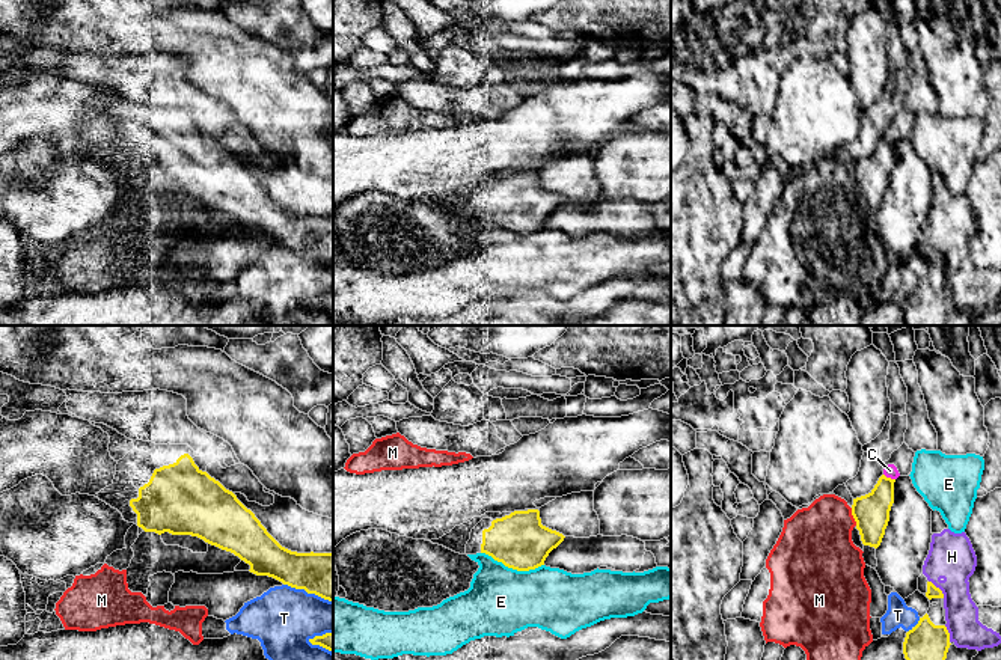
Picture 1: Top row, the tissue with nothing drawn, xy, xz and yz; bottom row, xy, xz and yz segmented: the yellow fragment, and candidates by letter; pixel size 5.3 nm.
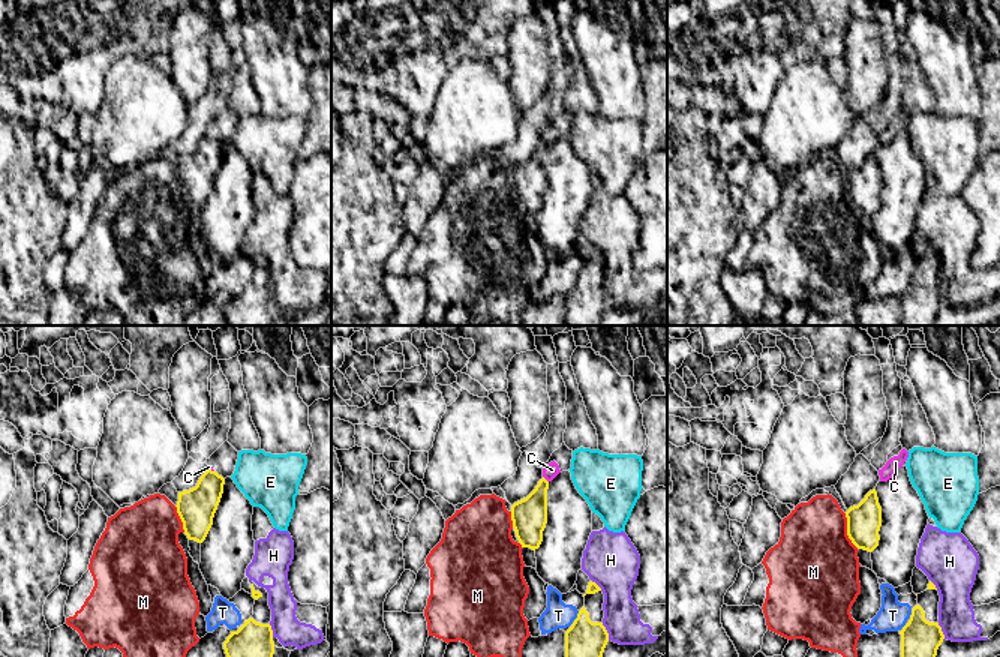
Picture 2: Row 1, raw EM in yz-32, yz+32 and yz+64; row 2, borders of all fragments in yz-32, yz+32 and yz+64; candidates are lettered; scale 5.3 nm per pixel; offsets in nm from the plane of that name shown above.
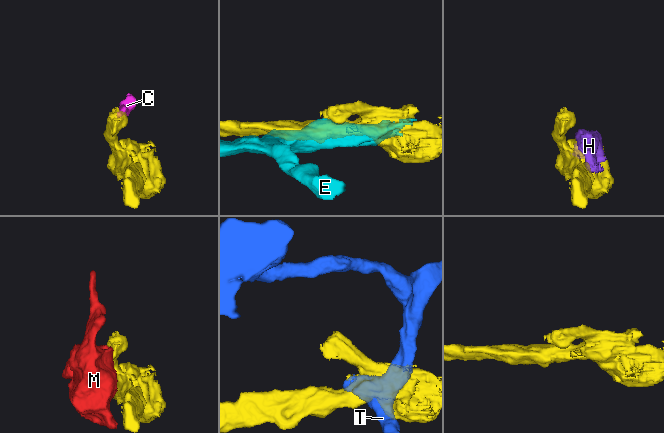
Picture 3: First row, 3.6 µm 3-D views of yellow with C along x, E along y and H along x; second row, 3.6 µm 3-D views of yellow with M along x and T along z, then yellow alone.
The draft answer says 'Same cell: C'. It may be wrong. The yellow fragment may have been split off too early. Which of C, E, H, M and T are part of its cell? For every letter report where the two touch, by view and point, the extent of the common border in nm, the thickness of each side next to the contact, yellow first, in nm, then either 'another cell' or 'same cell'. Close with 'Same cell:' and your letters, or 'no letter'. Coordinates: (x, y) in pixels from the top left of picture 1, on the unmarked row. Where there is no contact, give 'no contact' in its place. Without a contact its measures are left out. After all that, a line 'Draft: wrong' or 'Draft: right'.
C: contact yz (890, 140); length 70 nm; calibres 190 and 70 nm; another cell
E: contact xz (513, 231); length 340 nm; calibres 300 and 360 nm; another cell
H: contact yz (938, 250); length 130 nm; calibres 60 and 240 nm; another cell
M: contact yz (854, 180); length 100 nm; calibres 190 and 380 nm; another cell
T: contact xy (308, 255); length 280 nm; calibres 260 and 340 nm; another cell
Same cell: no letter
Draft: wrong

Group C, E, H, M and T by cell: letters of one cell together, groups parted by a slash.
C / E / H / M / T

